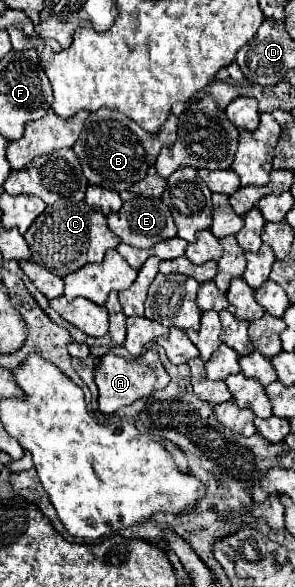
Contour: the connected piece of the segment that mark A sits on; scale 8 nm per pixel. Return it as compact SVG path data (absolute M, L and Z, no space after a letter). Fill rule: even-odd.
M149 349L139 359L133 359L133 361L127 361L123 357L109 353L99 361L99 365L95 369L95 383L99 387L99 411L109 415L125 405L131 405L143 397L149 397L155 389L167 387L169 375L167 375L165 367L161 365L159 353L155 349Z

